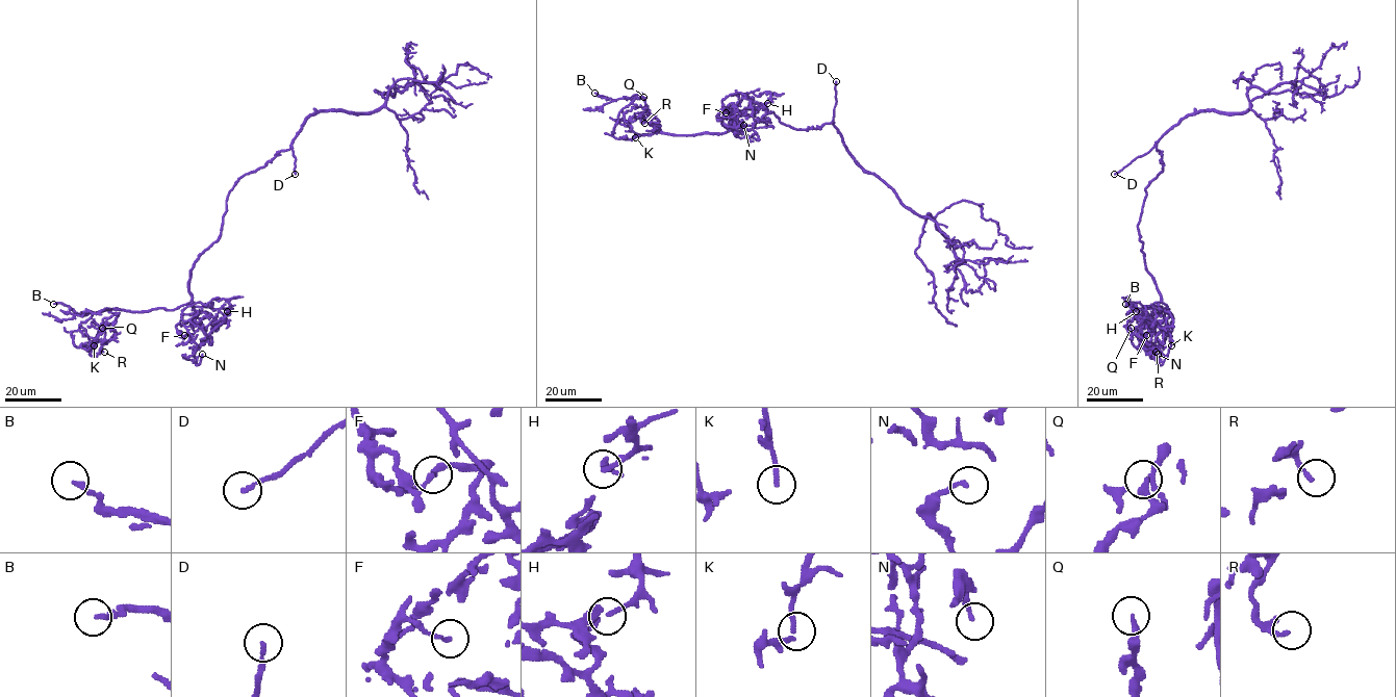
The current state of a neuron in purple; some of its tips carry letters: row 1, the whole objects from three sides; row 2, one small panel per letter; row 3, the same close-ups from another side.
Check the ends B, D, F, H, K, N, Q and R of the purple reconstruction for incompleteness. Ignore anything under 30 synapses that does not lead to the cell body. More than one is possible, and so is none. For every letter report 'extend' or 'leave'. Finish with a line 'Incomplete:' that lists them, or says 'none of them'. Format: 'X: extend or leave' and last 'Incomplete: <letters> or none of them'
B: leave
D: extend
F: leave
H: leave
K: extend
N: leave
Q: leave
R: leave
Incomplete: D, K

